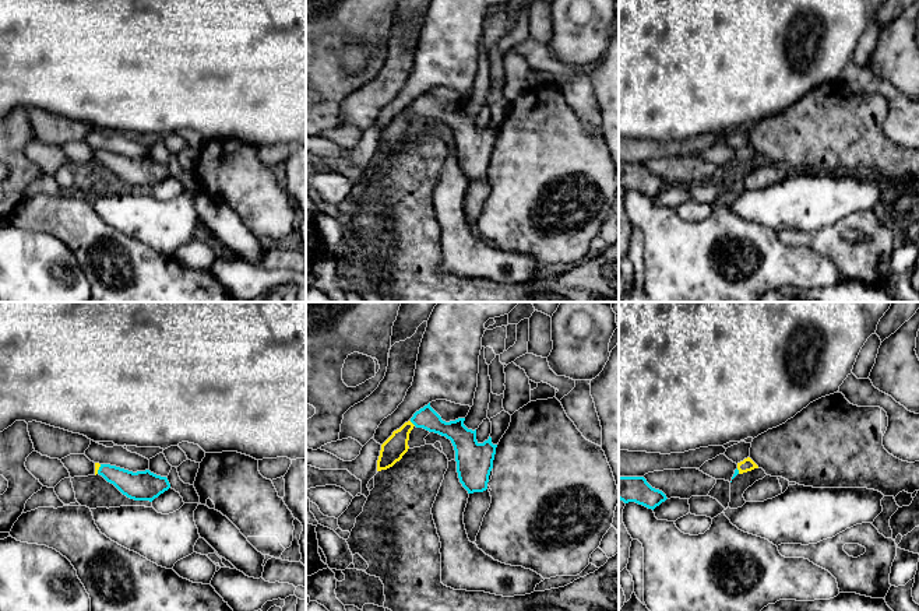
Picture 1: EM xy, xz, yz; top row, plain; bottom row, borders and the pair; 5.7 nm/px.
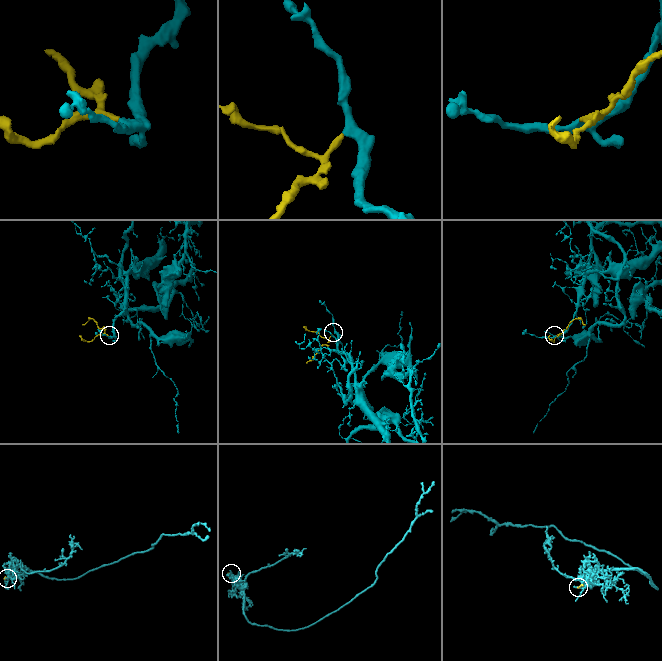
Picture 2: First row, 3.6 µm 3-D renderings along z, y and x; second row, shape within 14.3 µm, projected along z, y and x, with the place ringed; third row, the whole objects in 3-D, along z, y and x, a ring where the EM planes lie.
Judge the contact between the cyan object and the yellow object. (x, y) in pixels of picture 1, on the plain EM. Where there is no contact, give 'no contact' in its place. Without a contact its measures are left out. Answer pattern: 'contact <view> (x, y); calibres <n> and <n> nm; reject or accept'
contact xz (412, 109); calibres 120 and 140 nm; accept

